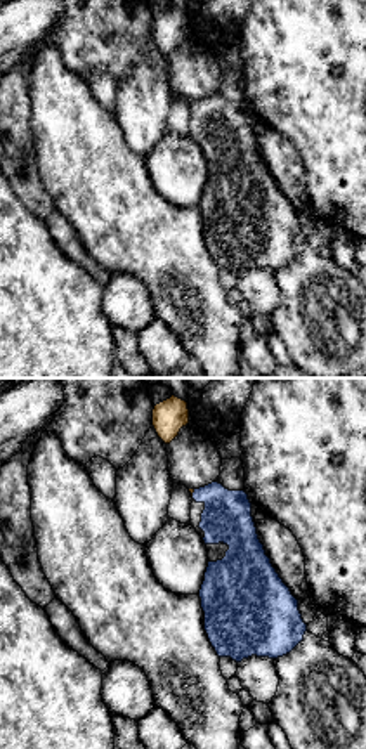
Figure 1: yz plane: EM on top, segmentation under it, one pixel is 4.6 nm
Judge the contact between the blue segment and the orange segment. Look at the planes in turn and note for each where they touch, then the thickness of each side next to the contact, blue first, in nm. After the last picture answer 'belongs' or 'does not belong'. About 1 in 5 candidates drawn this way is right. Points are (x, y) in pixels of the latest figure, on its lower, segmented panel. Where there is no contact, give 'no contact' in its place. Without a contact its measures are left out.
contact (193, 493); calibres 220 and 20 nm

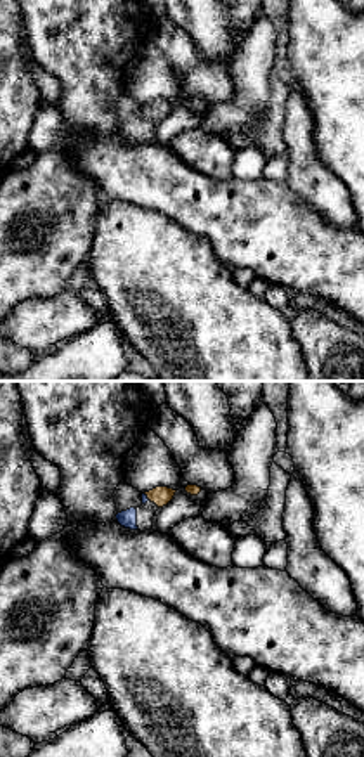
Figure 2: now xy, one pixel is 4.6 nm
contact (146, 496); calibres 30 and 90 nm

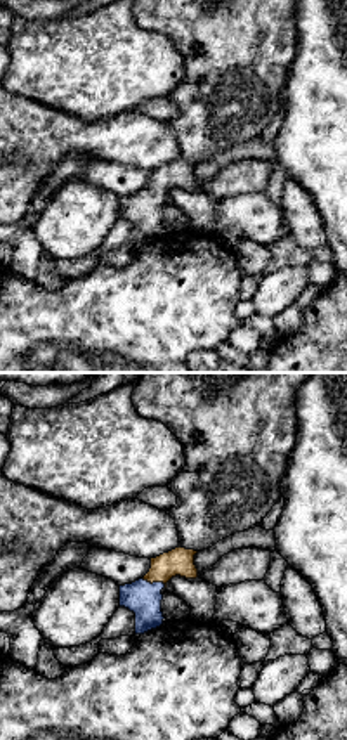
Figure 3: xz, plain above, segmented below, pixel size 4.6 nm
contact (155, 583); calibres 160 and 130 nm

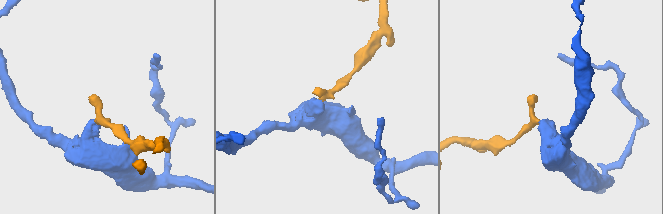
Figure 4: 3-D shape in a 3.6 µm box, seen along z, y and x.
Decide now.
belongs

